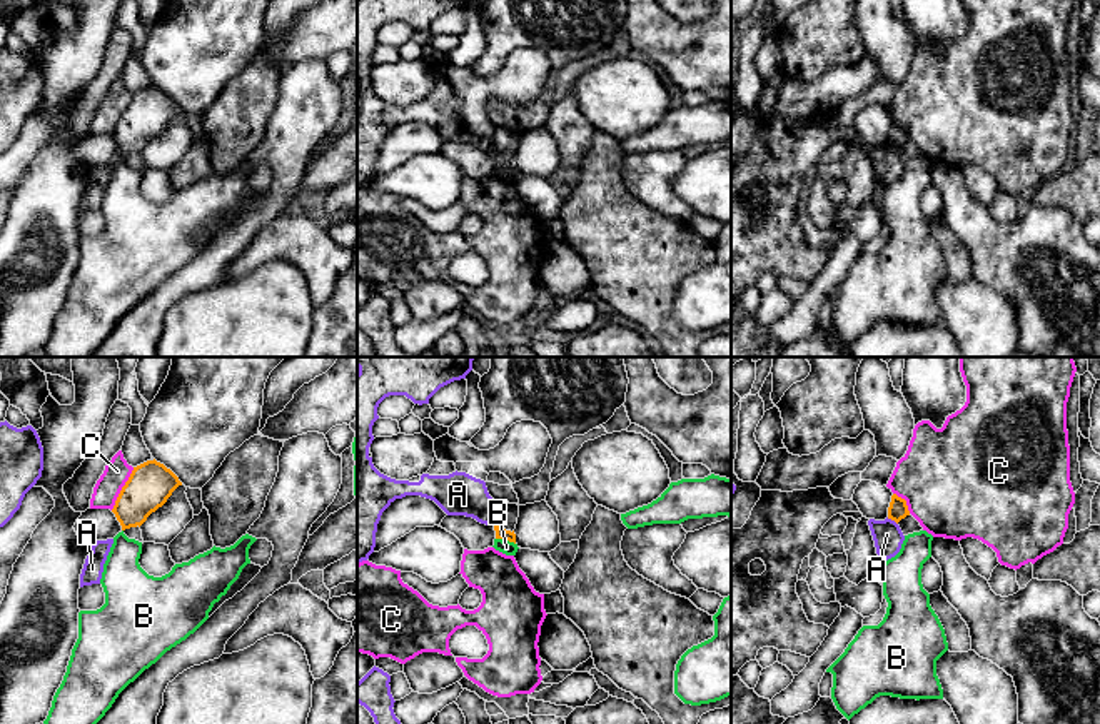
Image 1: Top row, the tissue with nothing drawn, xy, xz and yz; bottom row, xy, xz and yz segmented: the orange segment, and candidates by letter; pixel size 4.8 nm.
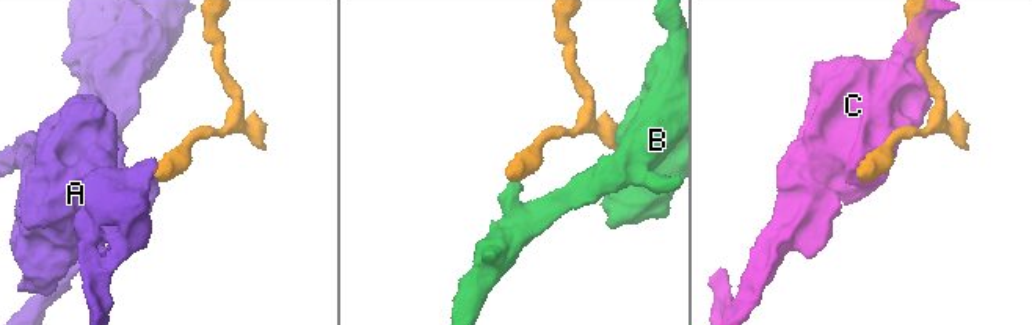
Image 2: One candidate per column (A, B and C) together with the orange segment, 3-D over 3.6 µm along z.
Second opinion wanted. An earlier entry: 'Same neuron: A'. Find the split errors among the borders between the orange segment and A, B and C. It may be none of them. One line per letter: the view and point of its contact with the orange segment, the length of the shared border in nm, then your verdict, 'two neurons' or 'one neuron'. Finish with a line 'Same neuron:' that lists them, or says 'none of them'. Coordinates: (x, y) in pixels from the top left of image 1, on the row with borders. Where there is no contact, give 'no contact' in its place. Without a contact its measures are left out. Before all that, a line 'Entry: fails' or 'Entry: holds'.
Entry: fails
A: yz (892, 519) | 70 nm | two neurons
B: xz (506, 539) | 100 nm | two neurons
C: xy (122, 489) | 240 nm | two neurons
Same neuron: none of them

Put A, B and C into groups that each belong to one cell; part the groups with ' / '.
A / B / C

